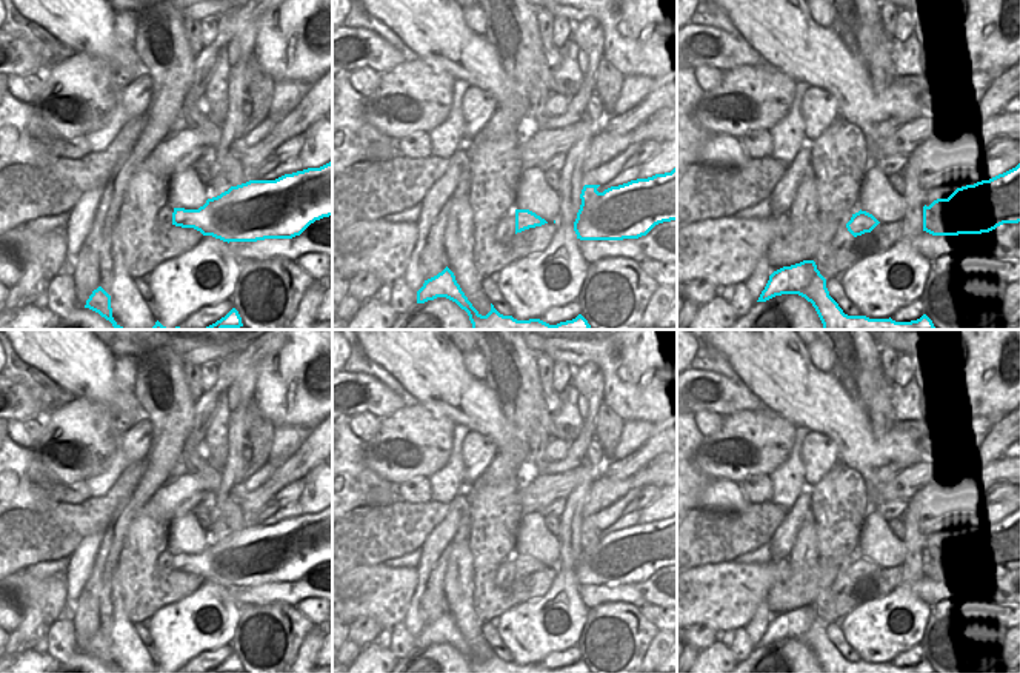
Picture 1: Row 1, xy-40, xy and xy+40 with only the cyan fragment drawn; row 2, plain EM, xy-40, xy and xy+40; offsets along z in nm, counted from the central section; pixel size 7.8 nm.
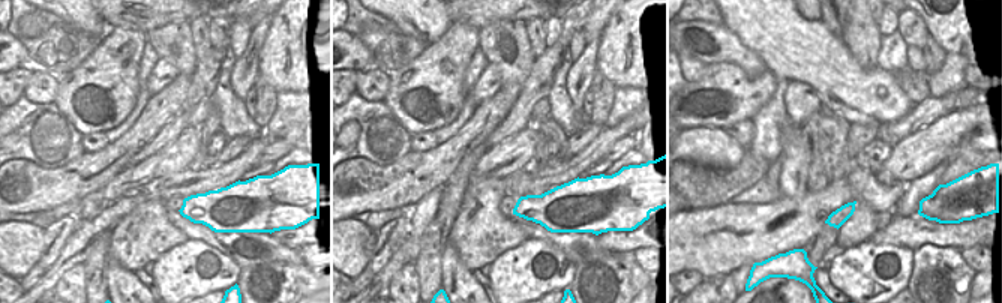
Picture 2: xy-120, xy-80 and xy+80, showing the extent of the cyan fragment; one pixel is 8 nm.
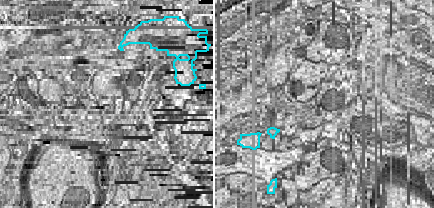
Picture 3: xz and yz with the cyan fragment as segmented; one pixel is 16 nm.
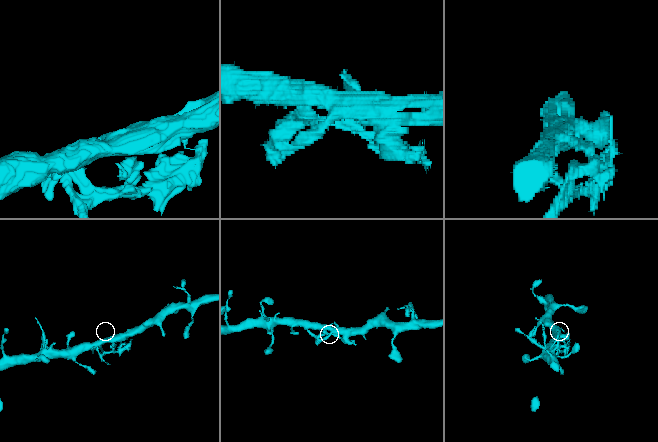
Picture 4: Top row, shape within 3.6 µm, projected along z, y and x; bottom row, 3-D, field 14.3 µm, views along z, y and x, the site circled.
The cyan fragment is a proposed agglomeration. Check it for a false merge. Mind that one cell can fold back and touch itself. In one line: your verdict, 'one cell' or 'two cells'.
two cells

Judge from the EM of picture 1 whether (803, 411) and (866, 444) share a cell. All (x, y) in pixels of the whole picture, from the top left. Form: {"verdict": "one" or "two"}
{"verdict": "one"}

